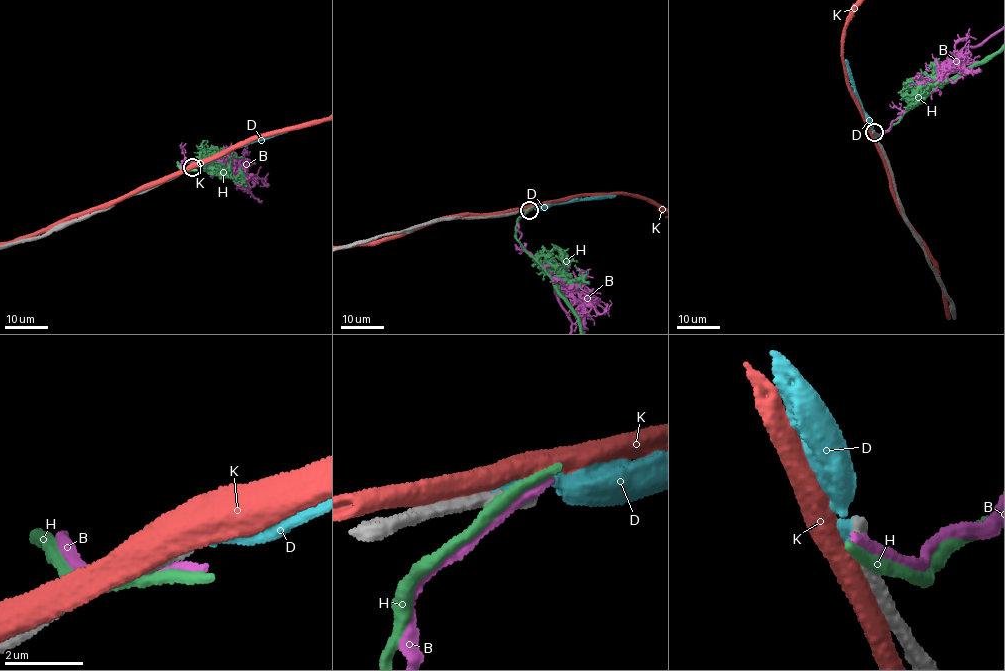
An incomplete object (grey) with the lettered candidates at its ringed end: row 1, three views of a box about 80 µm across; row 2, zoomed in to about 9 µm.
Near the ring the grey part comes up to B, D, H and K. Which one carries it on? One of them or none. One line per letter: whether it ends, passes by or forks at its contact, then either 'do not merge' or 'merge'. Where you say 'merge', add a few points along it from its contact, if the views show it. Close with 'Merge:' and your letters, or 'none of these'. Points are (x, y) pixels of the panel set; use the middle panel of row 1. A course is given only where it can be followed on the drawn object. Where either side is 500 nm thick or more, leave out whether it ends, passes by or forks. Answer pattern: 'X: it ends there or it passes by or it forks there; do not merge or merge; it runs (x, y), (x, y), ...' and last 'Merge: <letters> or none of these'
B: it ends there; do not merge
D: merge; it runs (530, 209), (615, 196)
H: it passes by; do not merge
K: do not merge
Merge: D

